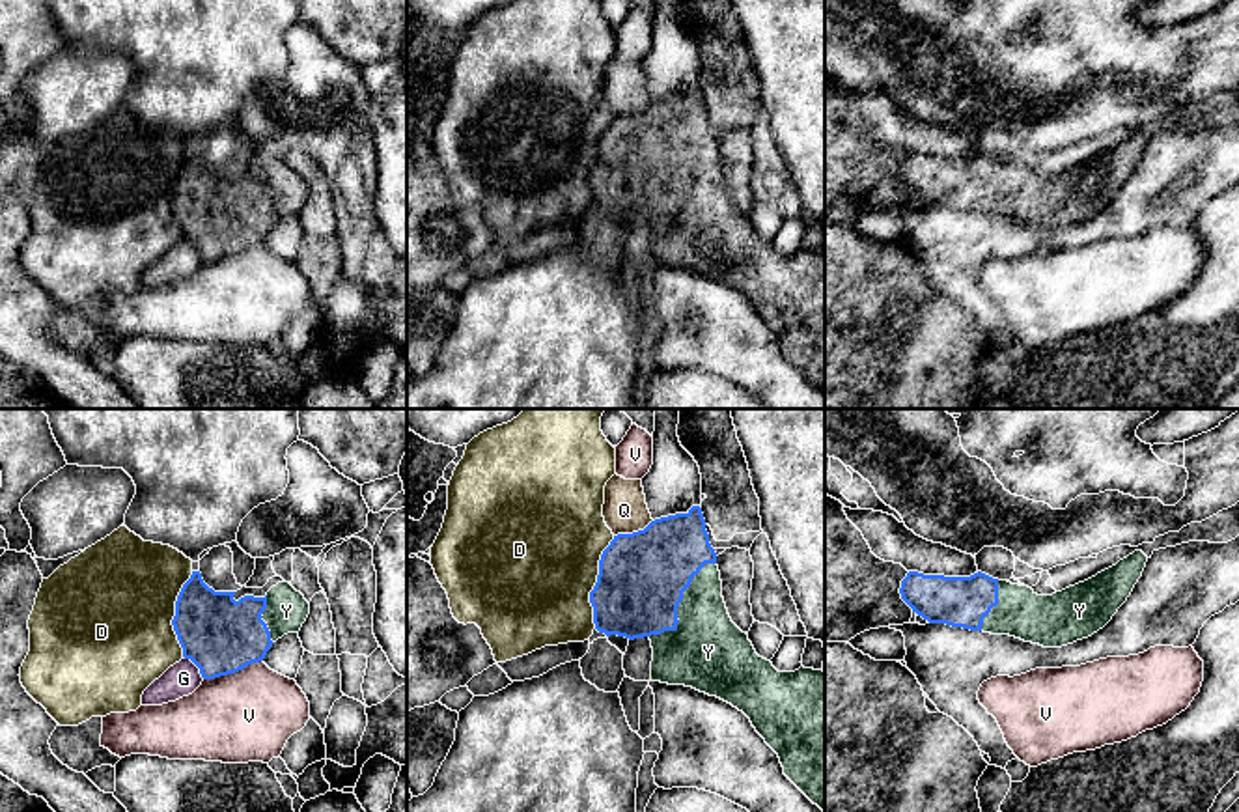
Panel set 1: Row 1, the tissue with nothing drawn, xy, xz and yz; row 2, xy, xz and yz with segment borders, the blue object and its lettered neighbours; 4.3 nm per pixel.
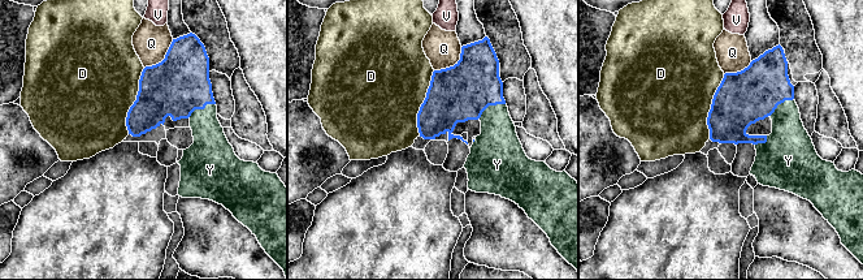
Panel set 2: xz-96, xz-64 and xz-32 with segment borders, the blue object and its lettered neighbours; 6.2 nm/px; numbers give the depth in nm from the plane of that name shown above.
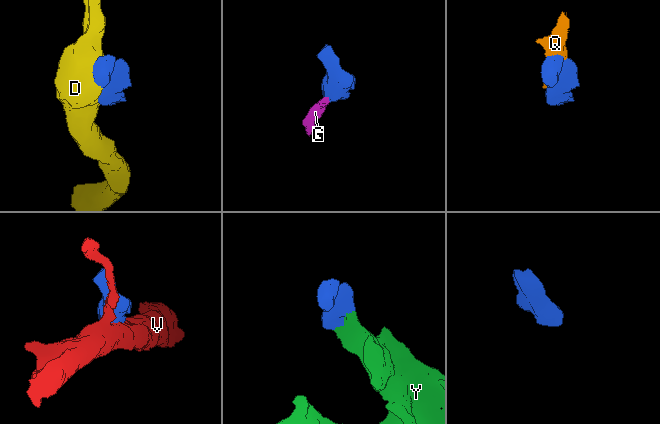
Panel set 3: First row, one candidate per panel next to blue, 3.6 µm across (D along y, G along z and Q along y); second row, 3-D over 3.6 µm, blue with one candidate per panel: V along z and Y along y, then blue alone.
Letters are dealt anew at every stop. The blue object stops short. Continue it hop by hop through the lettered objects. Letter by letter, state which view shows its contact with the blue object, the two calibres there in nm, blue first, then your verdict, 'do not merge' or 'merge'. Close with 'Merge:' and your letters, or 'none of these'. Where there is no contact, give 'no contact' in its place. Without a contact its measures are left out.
D: contact in xz; calibres 380 and 480 nm; do not merge
G: contact in xy; calibres 320 and 150 nm; do not merge
Q: contact in xz; calibres 380 and 190 nm; do not merge
V: contact in xy; calibres 320 and 380 nm; do not merge
Y: contact in xz; calibres 380 and 340 nm; merge
Merge: Y

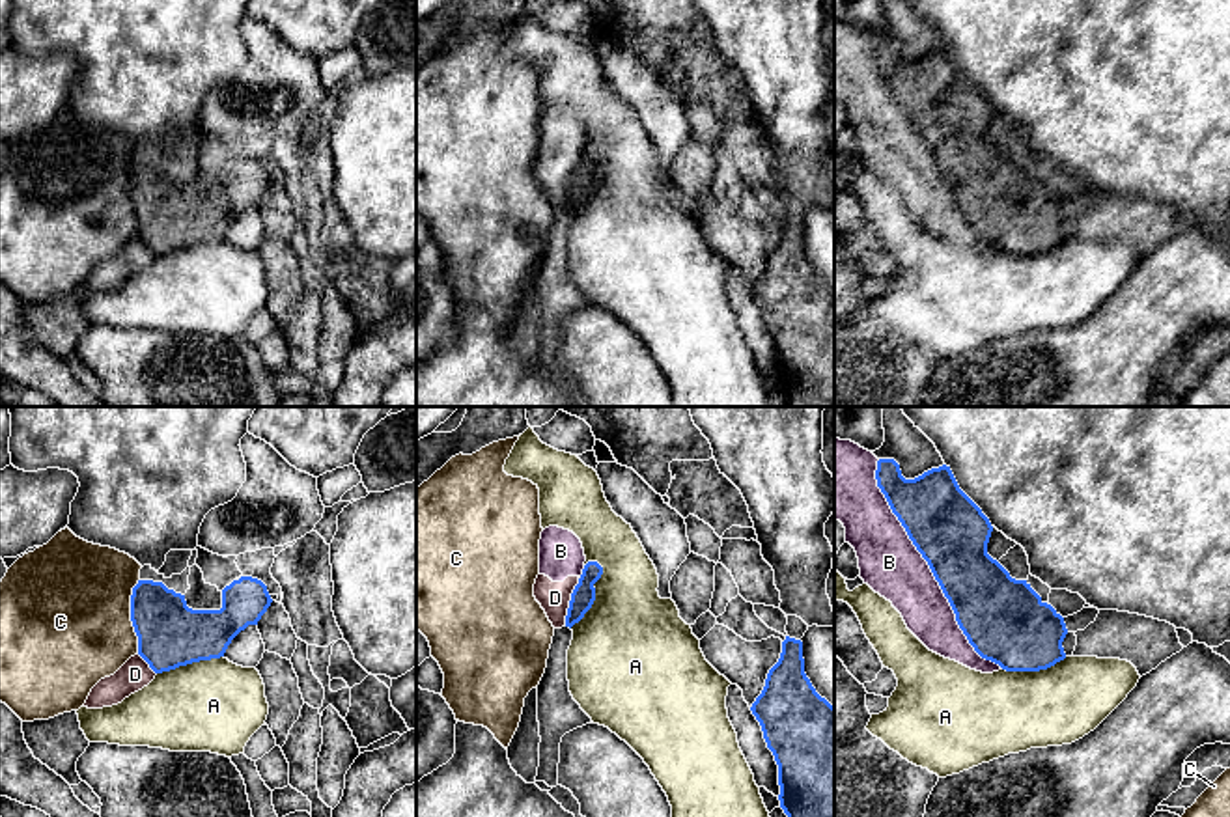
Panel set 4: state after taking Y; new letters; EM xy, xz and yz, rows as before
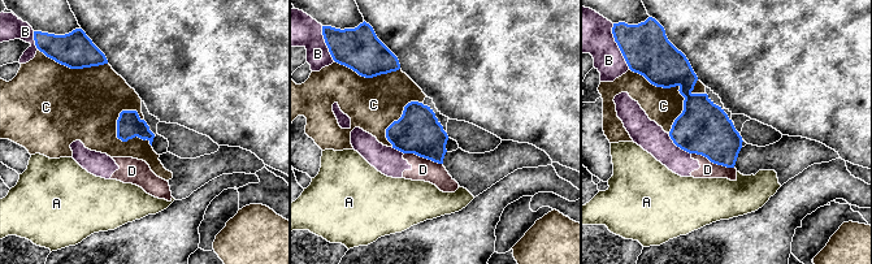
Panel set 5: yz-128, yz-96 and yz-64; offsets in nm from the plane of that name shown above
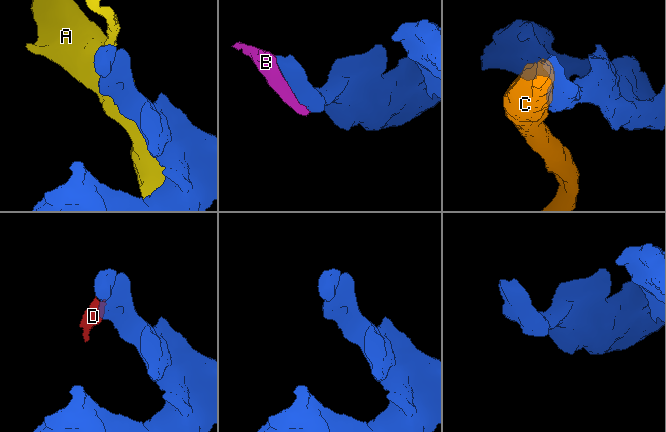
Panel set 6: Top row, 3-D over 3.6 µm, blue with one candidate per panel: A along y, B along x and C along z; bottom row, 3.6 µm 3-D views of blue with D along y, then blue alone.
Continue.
A: contact in xz; calibres 100 and 440 nm; do not merge
B: contact in yz; calibres 320 and 260 nm; do not merge
C: contact in xy; calibres 280 and 500 nm; do not merge
D: contact in xz; calibres 100 and 130 nm; do not merge
Merge: none of these

